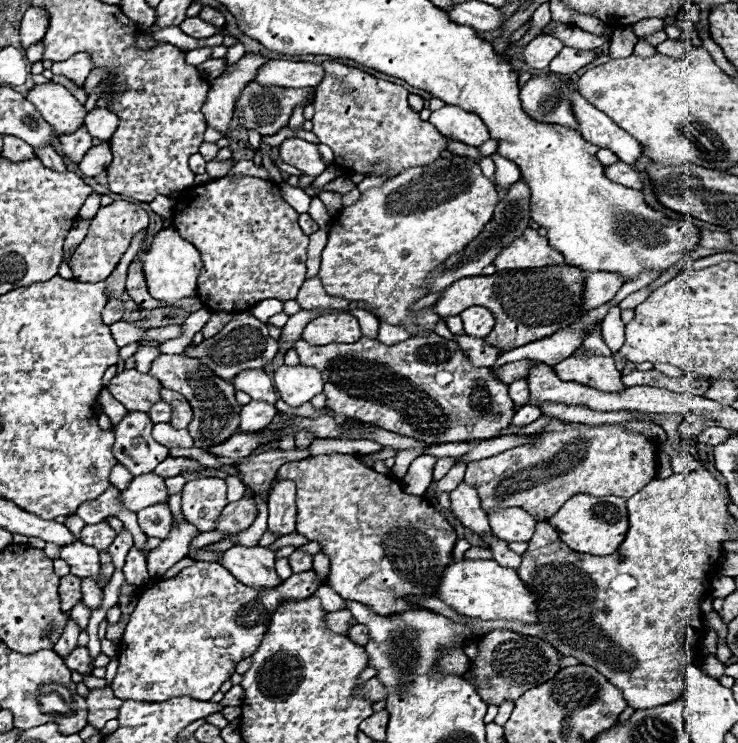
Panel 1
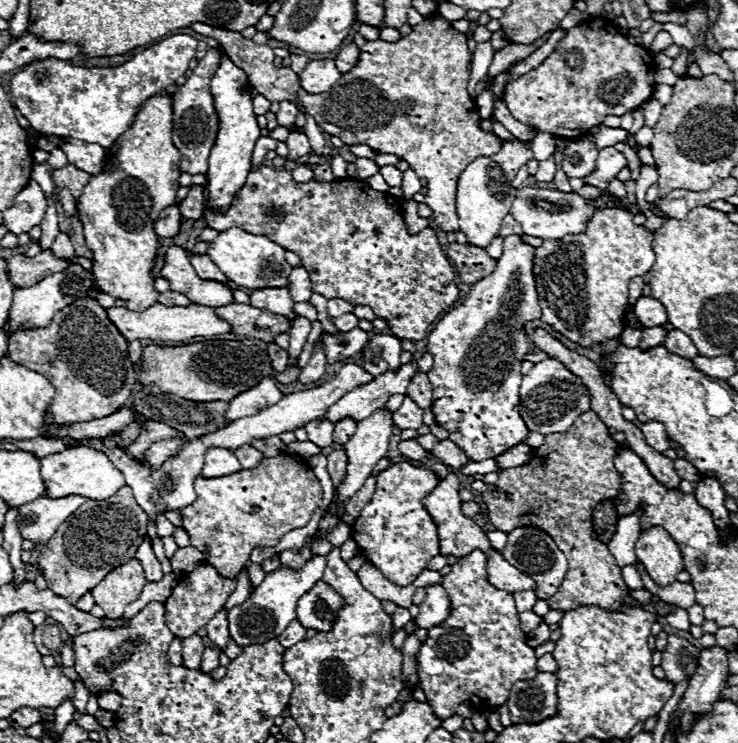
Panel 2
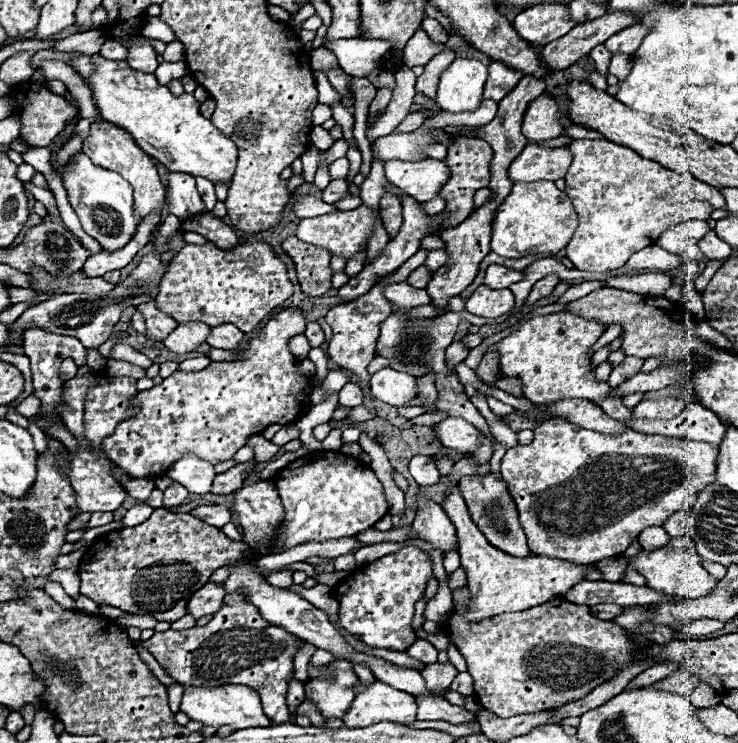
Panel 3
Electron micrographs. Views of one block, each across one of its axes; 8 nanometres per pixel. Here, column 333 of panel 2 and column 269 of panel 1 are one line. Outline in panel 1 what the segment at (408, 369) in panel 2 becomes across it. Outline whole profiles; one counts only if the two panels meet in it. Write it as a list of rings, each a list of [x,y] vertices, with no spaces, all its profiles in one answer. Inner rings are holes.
[[[252,400],[250,404],[246,404],[240,412],[240,430],[246,430],[246,432],[254,432],[254,430],[260,430],[260,428],[266,428],[272,418],[274,418],[276,410],[274,406],[266,404],[266,402],[256,402]]]

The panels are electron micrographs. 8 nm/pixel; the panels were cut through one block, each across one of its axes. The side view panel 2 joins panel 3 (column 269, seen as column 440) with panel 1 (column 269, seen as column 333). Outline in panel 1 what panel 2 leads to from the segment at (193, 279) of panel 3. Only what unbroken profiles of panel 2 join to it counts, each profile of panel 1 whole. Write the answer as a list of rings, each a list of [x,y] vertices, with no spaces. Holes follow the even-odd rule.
[[[232,176],[192,186],[180,192],[172,212],[172,222],[178,234],[192,242],[202,254],[204,268],[198,276],[198,298],[212,312],[244,312],[268,298],[282,302],[294,300],[306,280],[308,236],[300,230],[298,212],[284,202],[276,182],[254,176]]]

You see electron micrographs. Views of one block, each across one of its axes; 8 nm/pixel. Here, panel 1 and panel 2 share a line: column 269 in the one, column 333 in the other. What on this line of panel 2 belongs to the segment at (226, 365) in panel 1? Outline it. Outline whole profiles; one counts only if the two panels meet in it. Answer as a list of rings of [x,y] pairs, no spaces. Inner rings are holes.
[[[352,328],[348,332],[338,332],[334,336],[328,332],[322,332],[320,340],[324,346],[326,364],[332,364],[332,362],[342,362],[344,358],[350,358],[356,352],[360,352],[368,342],[368,334],[360,328]]]

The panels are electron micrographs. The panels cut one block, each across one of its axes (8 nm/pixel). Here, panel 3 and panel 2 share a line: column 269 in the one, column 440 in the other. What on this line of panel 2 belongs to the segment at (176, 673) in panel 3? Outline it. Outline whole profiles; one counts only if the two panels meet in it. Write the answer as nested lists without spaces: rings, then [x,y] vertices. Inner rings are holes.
[[[474,550],[472,554],[458,558],[450,574],[444,576],[442,586],[448,590],[448,596],[452,600],[452,610],[448,618],[440,622],[442,626],[428,630],[428,638],[420,644],[416,656],[420,688],[424,690],[434,714],[440,718],[454,716],[456,708],[466,702],[480,712],[490,710],[494,706],[502,706],[508,700],[510,688],[518,680],[532,680],[538,674],[536,670],[538,658],[534,656],[534,650],[526,644],[526,634],[520,630],[520,616],[516,612],[514,598],[510,592],[490,586],[486,578],[486,558],[482,550]]]

